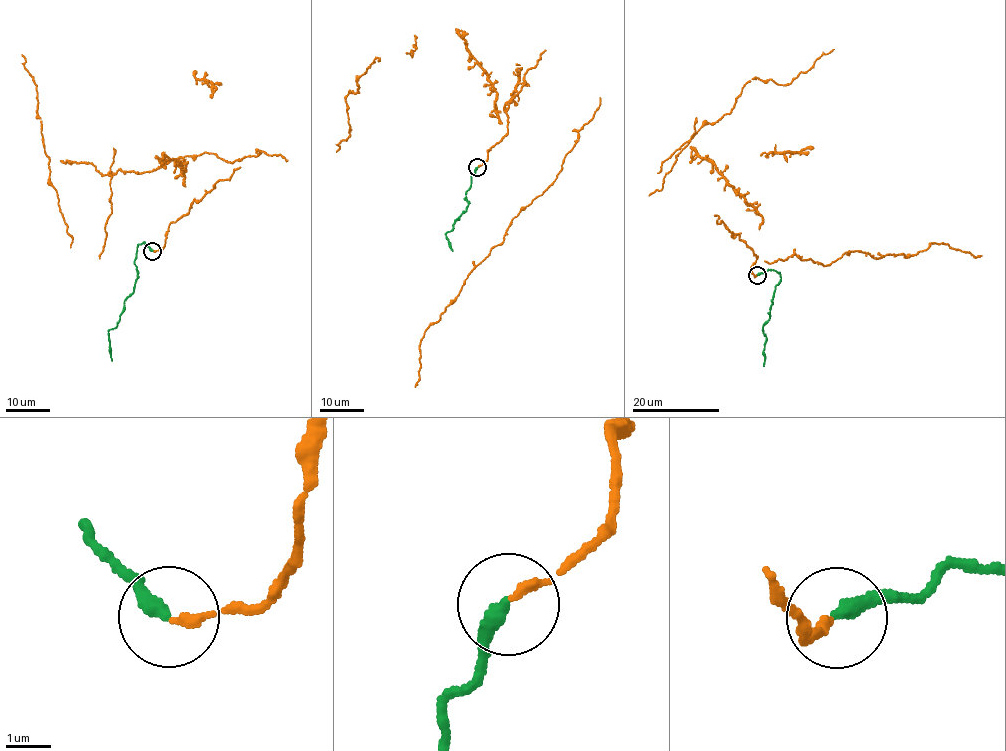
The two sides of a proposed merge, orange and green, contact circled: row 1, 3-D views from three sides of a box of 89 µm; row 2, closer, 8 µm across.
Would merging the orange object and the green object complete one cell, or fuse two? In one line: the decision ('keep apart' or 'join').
join

